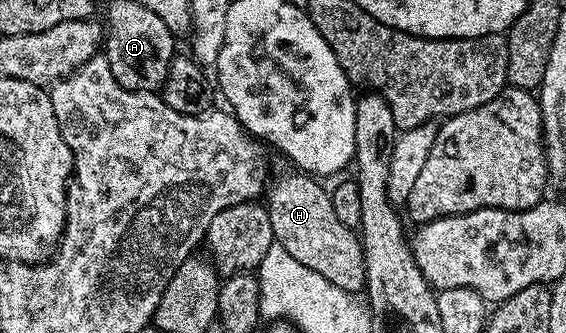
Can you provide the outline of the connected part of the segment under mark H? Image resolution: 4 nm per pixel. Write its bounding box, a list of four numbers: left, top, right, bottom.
[268,175,366,293]

